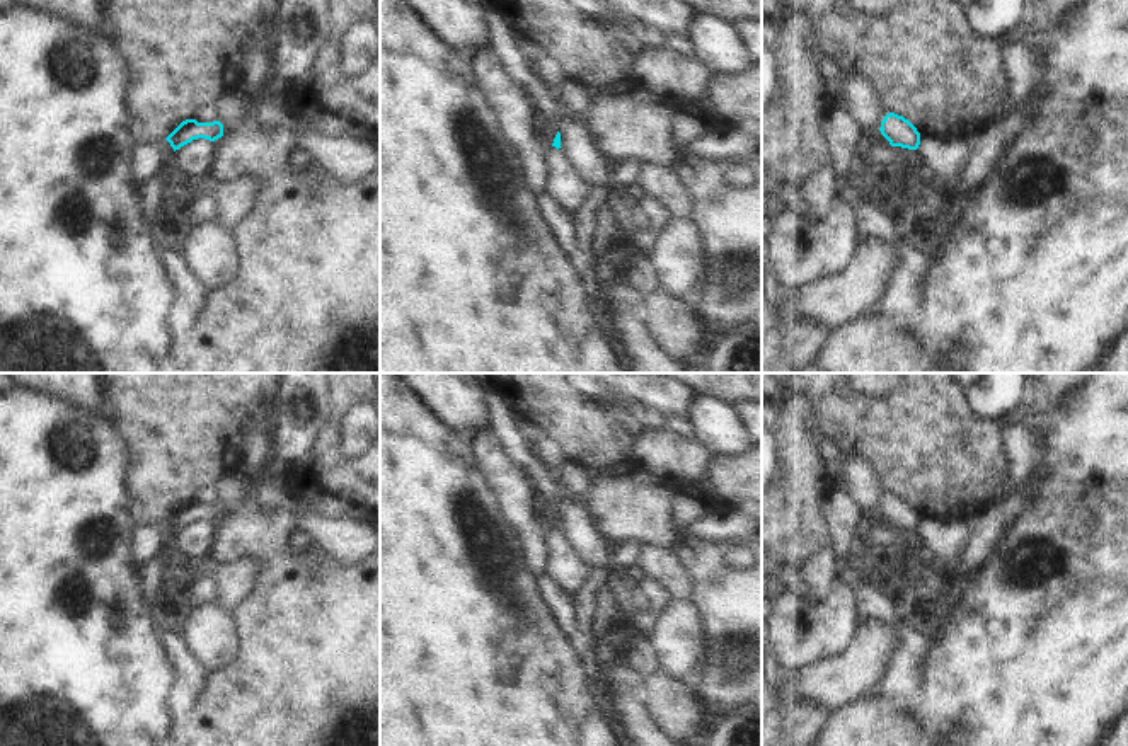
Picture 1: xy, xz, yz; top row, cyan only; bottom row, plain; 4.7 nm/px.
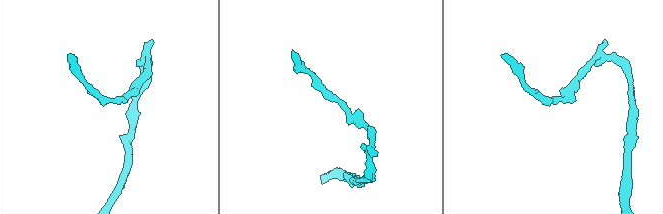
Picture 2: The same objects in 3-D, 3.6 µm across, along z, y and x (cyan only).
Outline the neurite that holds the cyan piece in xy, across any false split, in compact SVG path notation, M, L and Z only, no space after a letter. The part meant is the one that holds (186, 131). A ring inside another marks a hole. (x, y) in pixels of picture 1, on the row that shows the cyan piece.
M196 119L182 121L165 140L170 146L179 150L193 140L204 138L215 141L223 136L223 124L220 121L198 123Z

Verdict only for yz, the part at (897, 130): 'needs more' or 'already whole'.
already whole

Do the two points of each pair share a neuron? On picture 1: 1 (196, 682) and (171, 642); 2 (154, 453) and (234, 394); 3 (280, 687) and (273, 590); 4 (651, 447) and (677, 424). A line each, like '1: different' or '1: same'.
1: same
2: same
3: same
4: different

